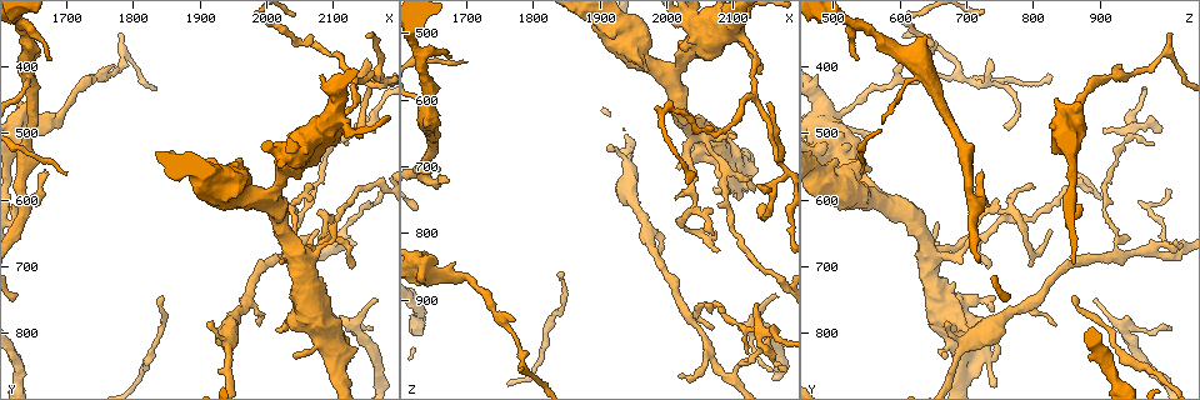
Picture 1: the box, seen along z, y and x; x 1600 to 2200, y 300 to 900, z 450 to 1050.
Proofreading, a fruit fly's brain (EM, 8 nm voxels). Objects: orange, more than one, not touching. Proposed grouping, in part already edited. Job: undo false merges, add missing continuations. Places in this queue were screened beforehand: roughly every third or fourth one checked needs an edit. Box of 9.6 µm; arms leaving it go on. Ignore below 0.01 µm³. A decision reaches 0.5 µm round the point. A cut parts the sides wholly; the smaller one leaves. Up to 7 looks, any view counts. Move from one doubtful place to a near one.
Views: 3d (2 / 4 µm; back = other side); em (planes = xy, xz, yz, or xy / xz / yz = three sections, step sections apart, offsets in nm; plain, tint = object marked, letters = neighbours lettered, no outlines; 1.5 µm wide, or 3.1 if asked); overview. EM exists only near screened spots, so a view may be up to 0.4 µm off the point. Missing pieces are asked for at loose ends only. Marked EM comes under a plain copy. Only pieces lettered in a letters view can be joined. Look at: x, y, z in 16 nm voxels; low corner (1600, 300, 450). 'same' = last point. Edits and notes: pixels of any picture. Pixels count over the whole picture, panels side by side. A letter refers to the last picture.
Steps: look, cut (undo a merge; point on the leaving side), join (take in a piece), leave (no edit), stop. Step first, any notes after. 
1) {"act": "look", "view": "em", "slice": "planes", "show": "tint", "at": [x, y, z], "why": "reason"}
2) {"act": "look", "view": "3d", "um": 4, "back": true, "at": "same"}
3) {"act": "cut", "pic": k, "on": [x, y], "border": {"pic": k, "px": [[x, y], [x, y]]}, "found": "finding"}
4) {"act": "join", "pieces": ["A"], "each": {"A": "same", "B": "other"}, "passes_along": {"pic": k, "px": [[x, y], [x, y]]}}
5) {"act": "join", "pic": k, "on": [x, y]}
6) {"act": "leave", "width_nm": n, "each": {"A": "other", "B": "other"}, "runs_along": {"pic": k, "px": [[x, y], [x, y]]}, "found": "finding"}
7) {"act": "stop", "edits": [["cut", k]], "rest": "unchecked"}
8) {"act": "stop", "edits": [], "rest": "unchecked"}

{"act": "look", "view": "em", "slice": "planes", "show": "letters", "at": [2140, 500, 565], "why": "thin end"}

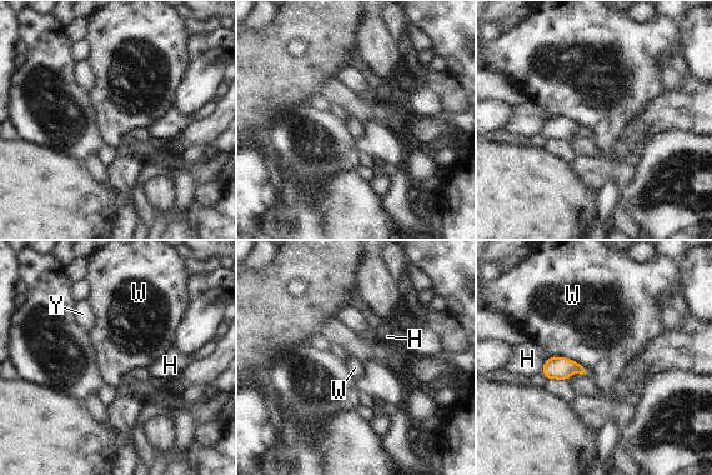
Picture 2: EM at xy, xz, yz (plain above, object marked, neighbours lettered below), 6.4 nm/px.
{"act": "leave", "each": {"H": "other", "W": "other", "Y": "other"}, "border": {"pic": 2, "px": [[552, 354], [575, 360], [588, 374]]}, "found": "no lettered piece goes on from it"}

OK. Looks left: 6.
{"act": "look", "view": "em", "slice": "yz", "step": 4, "show": "tint", "at": [2105, 640, 650], "why": "an open end"}

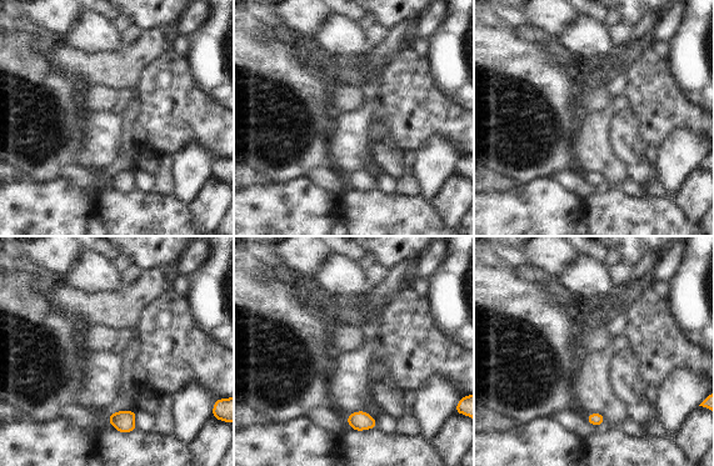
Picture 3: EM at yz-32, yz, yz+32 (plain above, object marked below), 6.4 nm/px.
{"act": "look", "view": "em", "slice": "planes", "show": "letters", "at": "same"}

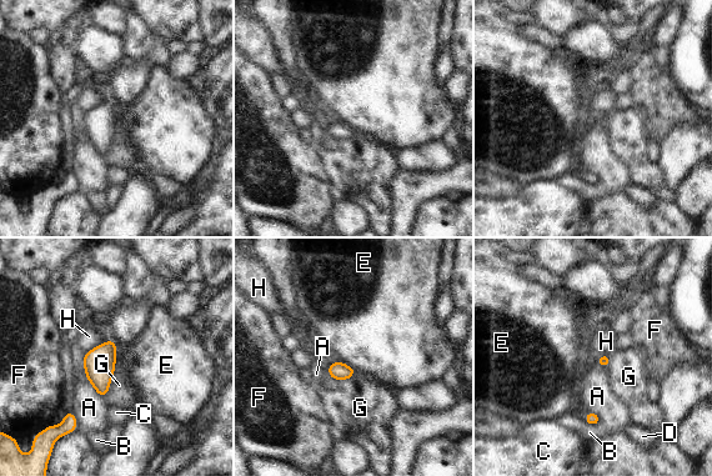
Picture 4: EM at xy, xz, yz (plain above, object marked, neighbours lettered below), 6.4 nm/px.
{"act": "leave", "each": {"A": "other", "B": "other", "C": "other", "D": "other", "E": "other", "F": "other", "G": "other", "H": "other"}, "border": {"pic": 4, "px": [[341, 361], [355, 371]]}, "found": "no lettered piece goes on from it"}

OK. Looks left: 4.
{"act": "look", "view": "em", "slice": "yz", "step": 8, "show": "tint", "at": [2070, 645, 830], "why": "an open end"}

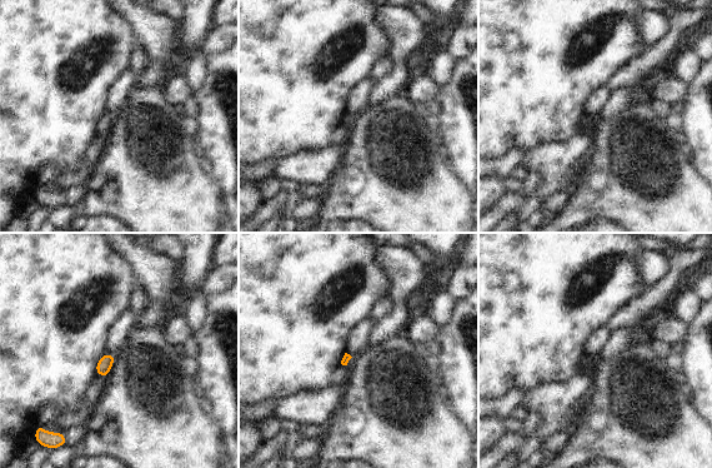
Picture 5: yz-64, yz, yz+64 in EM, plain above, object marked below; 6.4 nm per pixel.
{"act": "look", "view": "em", "slice": "planes", "show": "letters", "at": "same"}

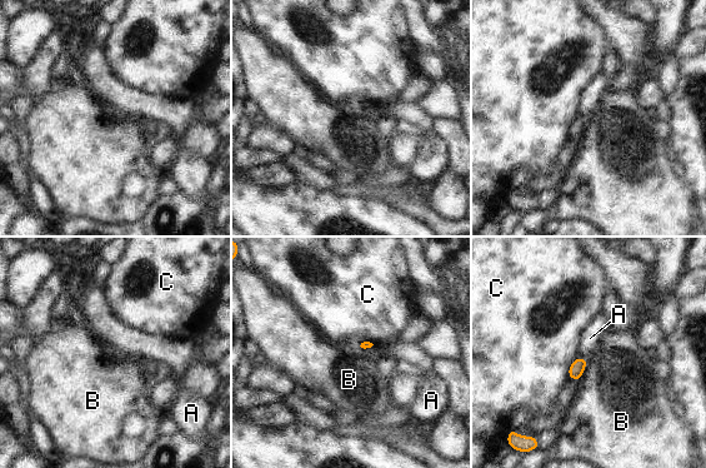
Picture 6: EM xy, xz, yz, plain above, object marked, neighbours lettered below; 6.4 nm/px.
{"act": "leave", "each": {"A": "other", "B": "other", "C": "other"}, "border": {"pic": 6, "px": [[587, 359], [579, 381]]}, "found": "no lettered piece goes on from it"}

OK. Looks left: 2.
{"act": "stop", "edits": [], "rest": "unchecked"}

